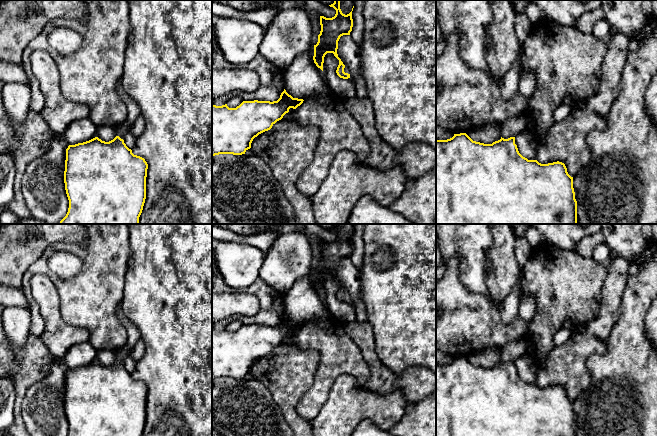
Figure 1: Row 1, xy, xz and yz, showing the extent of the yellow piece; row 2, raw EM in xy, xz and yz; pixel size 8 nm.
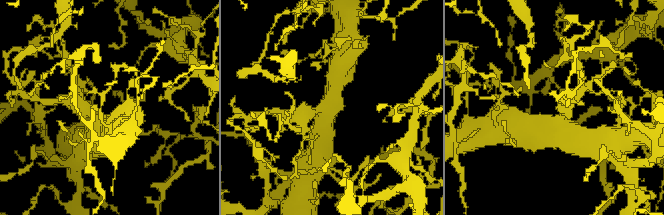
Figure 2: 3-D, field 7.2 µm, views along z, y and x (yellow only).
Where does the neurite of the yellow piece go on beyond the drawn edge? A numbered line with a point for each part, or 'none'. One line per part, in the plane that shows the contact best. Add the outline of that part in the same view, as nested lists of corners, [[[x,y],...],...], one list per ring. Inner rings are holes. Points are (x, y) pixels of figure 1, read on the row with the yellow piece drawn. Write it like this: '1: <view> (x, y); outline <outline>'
1: yz (512, 126); outline [[[523,112],[508,118],[502,124],[502,138],[508,139],[514,137],[523,130],[523,123],[526,121],[528,114]]]

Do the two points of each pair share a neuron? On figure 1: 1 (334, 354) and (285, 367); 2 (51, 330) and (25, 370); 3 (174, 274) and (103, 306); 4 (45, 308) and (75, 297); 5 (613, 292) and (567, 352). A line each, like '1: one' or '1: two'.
1: two
2: two
3: two
4: two
5: one

